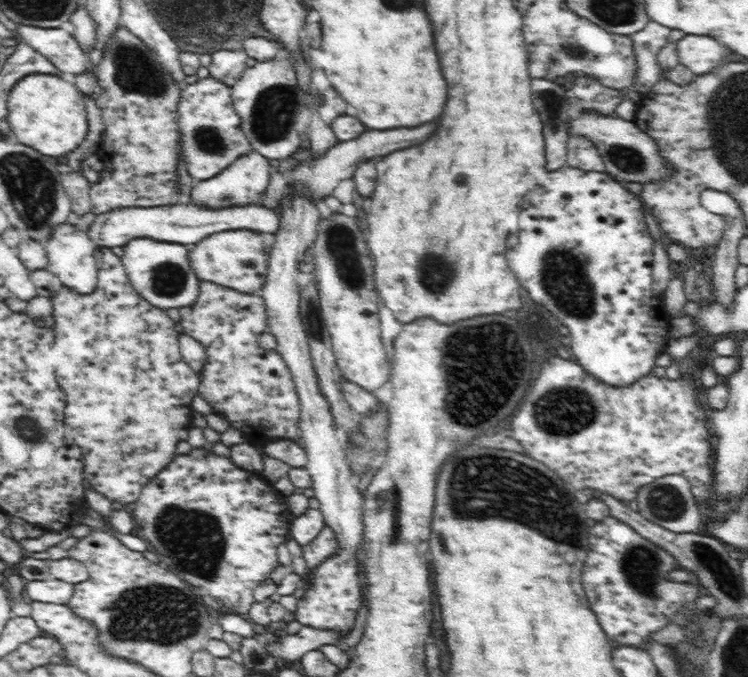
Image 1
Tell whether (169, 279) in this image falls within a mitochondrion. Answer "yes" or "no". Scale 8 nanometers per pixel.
yes

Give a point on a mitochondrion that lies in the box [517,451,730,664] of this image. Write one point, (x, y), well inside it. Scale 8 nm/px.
(640, 566)

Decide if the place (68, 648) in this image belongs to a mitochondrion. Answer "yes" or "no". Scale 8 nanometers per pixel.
no

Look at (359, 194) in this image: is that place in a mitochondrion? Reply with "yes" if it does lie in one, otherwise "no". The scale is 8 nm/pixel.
no

